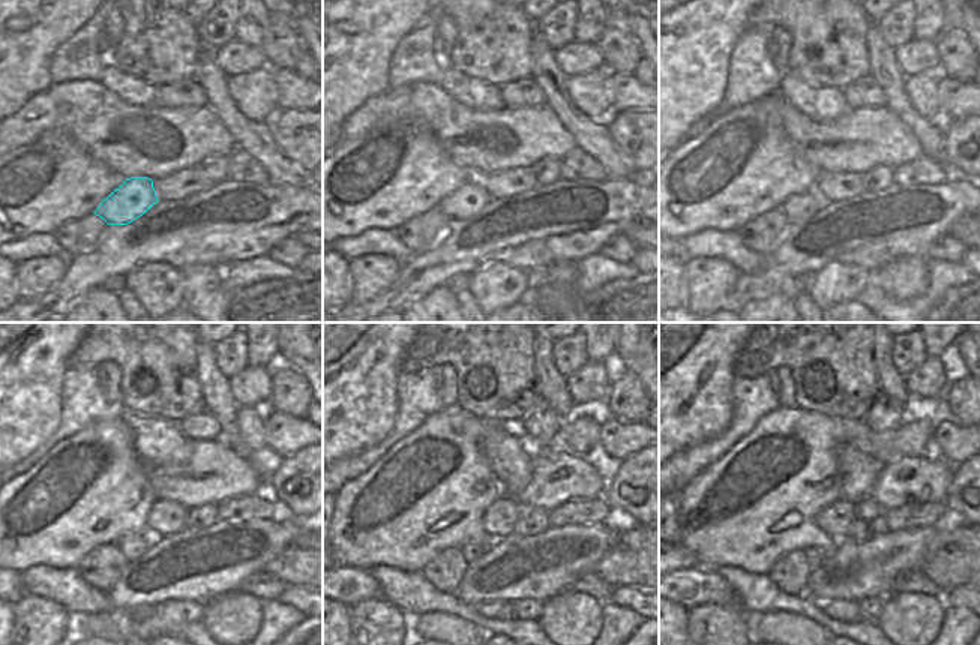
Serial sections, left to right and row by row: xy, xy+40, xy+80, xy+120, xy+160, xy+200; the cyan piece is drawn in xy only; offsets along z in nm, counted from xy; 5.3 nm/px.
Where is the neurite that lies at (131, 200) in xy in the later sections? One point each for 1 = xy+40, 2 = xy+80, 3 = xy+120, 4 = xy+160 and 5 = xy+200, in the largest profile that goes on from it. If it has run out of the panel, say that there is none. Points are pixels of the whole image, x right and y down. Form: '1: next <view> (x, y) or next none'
1: next xy+40 (470, 198)
2: next xy+80 (800, 207)
3: next xy+120 (131, 545)
4: next xy+160 (467, 549)
5: next xy+200 (808, 551)

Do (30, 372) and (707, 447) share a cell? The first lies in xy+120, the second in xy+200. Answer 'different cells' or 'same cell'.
different cells

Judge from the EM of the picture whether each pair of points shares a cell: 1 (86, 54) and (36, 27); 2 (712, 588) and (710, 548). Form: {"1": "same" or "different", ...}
{"1": "different", "2": "different"}

